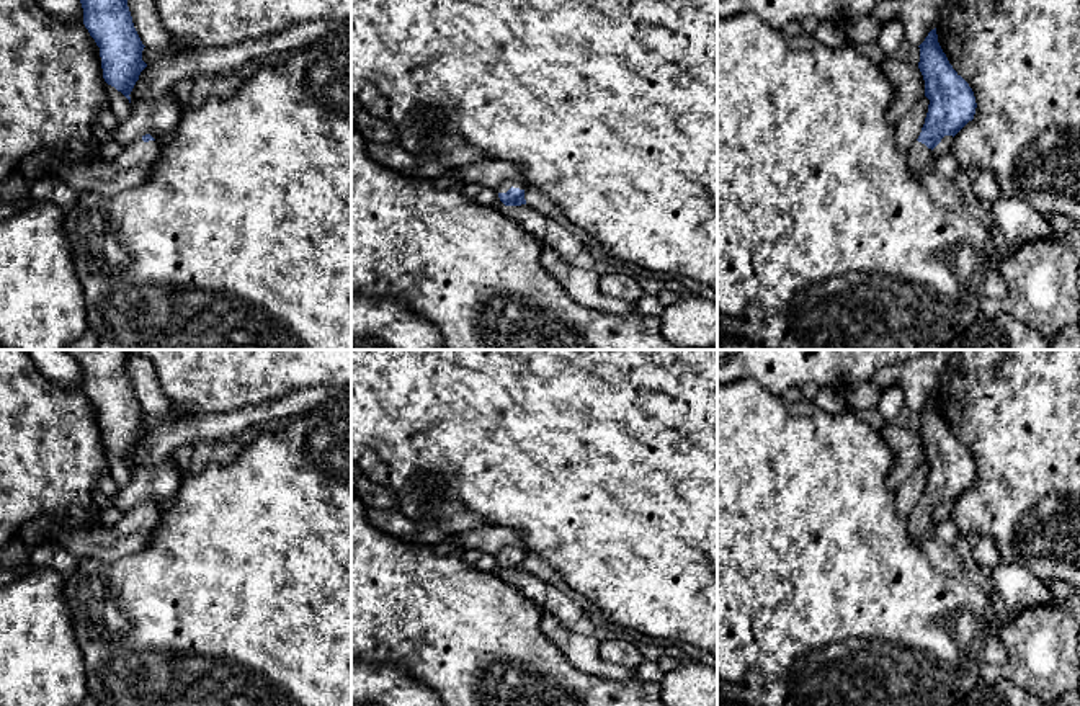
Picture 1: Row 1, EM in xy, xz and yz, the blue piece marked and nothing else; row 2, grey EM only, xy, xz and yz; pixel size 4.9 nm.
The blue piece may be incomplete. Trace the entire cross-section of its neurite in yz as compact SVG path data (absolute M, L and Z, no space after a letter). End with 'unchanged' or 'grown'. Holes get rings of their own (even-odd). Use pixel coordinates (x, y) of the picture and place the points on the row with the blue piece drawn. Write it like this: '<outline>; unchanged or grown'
M936 28L918 47L918 69L930 105L922 132L907 152L907 160L913 176L922 180L926 165L933 160L933 149L944 136L954 137L974 119L977 103L969 83L953 69L943 52Z; grown

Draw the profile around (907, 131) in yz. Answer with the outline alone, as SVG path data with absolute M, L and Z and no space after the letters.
M923 96L910 113L895 126L895 145L900 152L908 152L918 139L925 118L928 113L930 100Z

